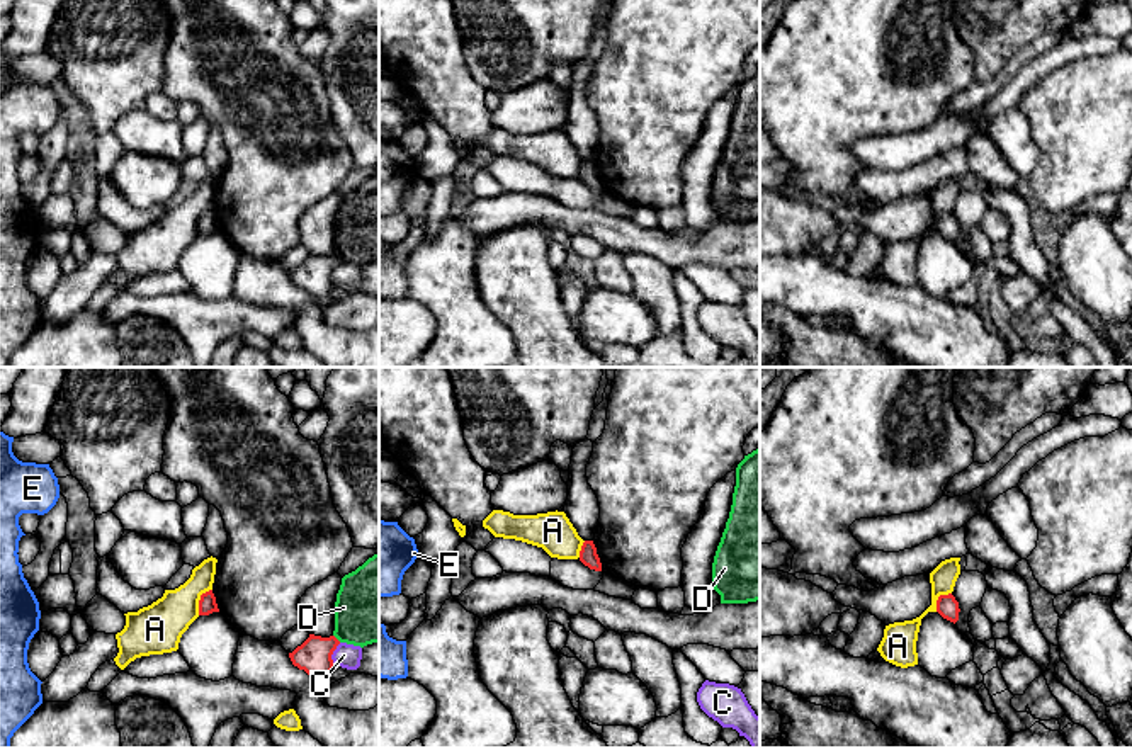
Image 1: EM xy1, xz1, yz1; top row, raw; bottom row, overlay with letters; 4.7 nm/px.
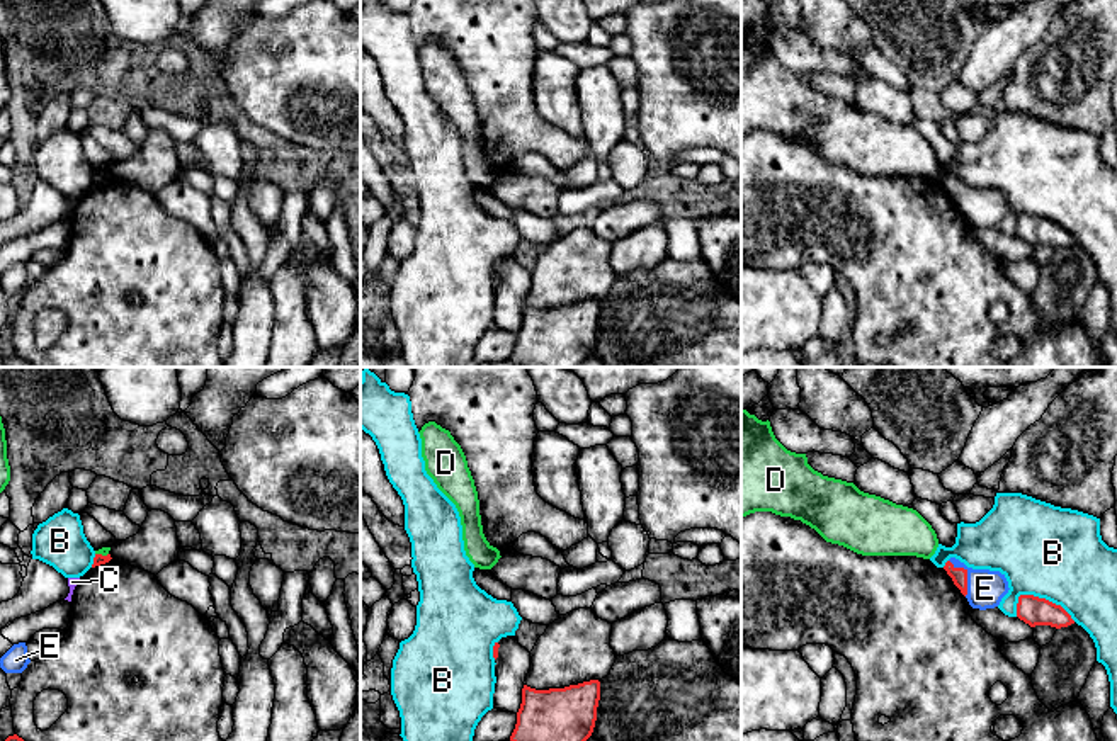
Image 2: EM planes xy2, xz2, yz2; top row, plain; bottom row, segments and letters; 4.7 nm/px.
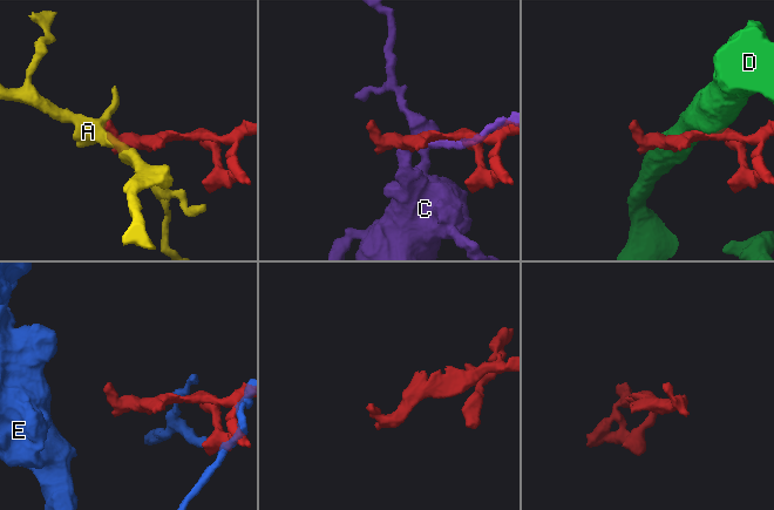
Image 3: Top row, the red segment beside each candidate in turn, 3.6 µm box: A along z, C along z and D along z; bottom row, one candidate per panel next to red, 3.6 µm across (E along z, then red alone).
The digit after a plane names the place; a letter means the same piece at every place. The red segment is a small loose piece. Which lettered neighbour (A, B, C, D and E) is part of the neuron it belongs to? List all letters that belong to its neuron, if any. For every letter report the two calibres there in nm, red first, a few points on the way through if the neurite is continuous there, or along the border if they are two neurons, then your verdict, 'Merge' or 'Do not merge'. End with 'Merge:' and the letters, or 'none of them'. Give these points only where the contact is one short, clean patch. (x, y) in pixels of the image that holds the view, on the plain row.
A: Thickness 80 nm (red) against 240 nm. Boundary: xy1 (211, 208), (201, 215), (198, 233). Do not merge
B: Thickness 140 nm (red) against 440 nm. Do not merge
C: Thickness 160 nm (red) against 120 nm. Do not merge
D: Thickness 160 nm (red) against 360 nm. Do not merge
E: Thickness 80 nm (red) against 180 nm. Path across: yz2 (959, 194), (966, 194), (985, 208). Merge
Merge: E

